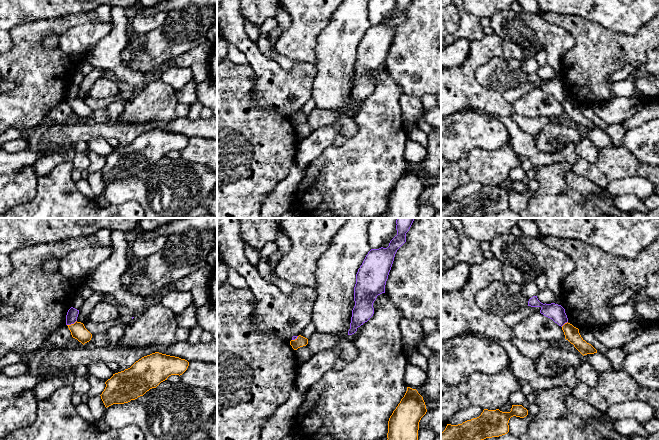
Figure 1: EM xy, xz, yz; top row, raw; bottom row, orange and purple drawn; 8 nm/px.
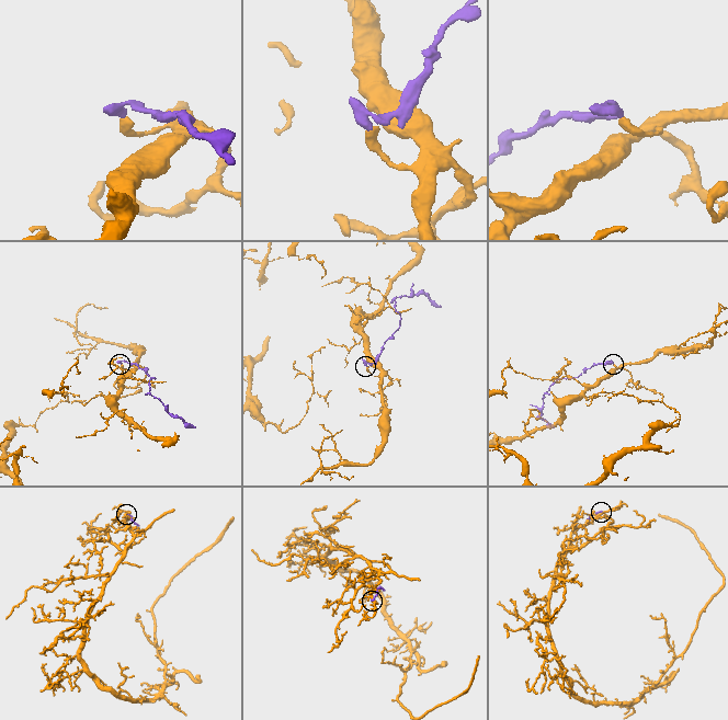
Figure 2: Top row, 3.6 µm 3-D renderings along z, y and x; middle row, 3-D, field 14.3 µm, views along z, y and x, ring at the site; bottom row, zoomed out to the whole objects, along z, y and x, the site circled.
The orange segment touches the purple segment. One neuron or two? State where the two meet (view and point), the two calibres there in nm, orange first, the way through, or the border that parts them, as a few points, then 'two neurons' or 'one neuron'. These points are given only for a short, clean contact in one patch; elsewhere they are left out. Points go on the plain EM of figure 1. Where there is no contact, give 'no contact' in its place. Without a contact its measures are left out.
xy (71, 100) | 130/90 nm | two neurons

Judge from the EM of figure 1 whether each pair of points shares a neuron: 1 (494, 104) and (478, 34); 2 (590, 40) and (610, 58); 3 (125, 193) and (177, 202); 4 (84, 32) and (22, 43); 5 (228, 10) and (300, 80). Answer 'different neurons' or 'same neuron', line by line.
1: different neurons
2: same neuron
3: same neuron
4: different neurons
5: same neuron

